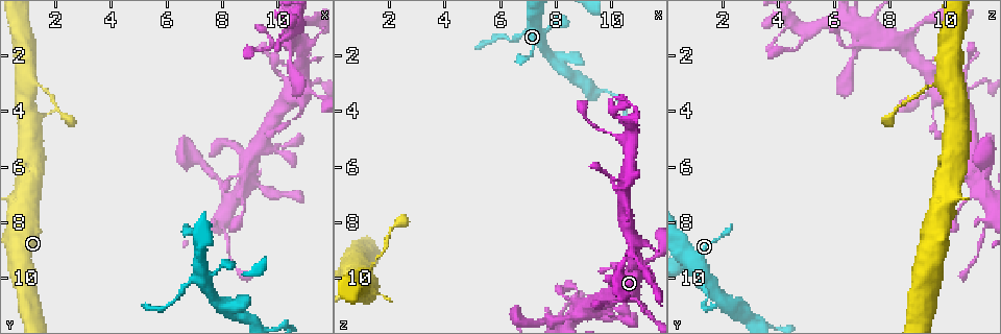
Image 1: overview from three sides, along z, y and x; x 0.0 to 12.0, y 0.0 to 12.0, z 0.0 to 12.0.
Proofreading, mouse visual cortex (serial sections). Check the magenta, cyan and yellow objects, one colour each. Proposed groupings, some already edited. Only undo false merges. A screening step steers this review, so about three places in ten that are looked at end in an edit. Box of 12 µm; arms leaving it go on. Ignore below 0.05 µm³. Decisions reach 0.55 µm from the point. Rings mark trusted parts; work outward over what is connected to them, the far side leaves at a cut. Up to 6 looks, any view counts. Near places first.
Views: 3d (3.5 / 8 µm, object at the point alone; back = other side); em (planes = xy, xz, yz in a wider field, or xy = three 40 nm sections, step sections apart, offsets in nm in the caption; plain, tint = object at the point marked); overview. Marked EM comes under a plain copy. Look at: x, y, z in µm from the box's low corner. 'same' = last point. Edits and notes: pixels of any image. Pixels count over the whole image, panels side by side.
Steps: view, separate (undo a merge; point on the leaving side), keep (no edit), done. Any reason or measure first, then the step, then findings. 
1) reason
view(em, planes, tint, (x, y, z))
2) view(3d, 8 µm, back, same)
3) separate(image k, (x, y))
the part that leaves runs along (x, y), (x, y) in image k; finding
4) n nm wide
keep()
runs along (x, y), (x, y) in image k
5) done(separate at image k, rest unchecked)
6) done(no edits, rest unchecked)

sharp bend
view(3d, 8 µm, (7.7, 9.9, 1.0))

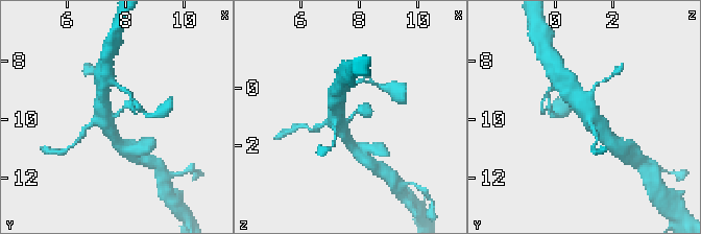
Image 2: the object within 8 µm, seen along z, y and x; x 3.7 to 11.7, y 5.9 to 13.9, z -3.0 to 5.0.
closer look
view(3d, 3.5 µm, (7.7, 9.9, 1.1))

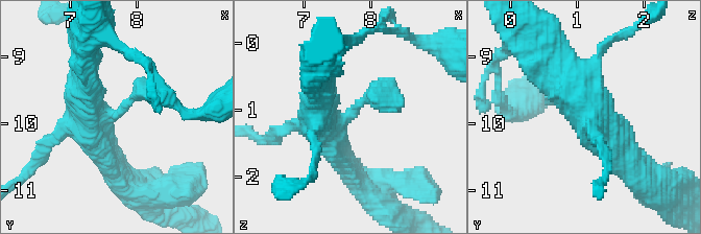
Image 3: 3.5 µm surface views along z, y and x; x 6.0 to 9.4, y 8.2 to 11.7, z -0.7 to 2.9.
shape alone is not enough
view(em, xy, step 3, tint, (7.65, 9.90, 1.10))

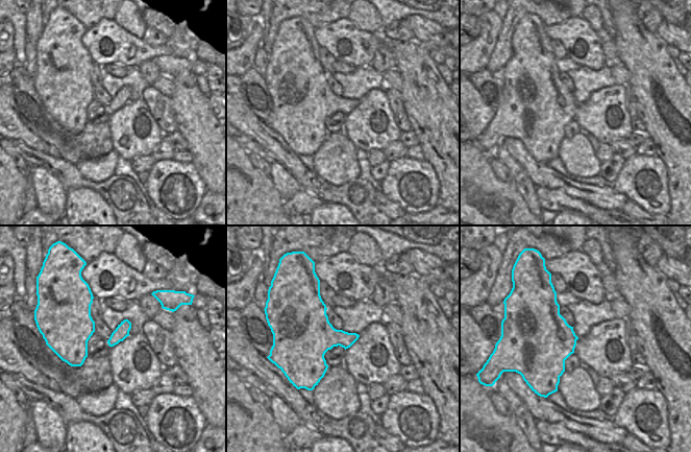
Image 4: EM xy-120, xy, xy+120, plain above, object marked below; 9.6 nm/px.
keep()
runs along (315, 122), (372, 95), (399, 106) in image 3; one cell here

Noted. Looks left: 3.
view(3d, 3.5 µm, (1.2, 3.1, 9.9))

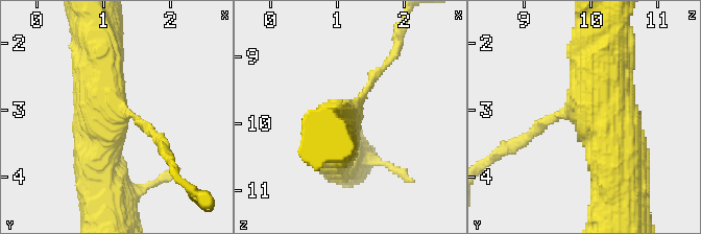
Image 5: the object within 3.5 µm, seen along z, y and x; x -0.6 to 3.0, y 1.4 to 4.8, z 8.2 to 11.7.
shape alone is not enough
view(em, xy, step 1, tint, (1.10, 3.05, 9.95))

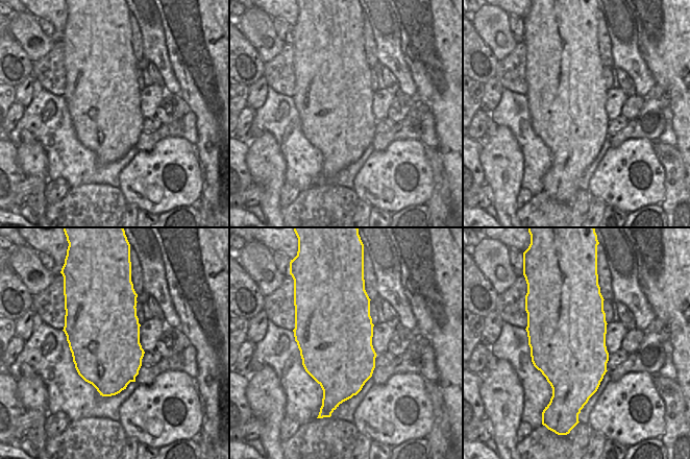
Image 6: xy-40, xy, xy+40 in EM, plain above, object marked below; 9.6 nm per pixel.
keep()
runs along (624, 164), (602, 97), (605, 29) in image 5; continuous, no second cell

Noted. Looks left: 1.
done(no edits, rest unchecked)

